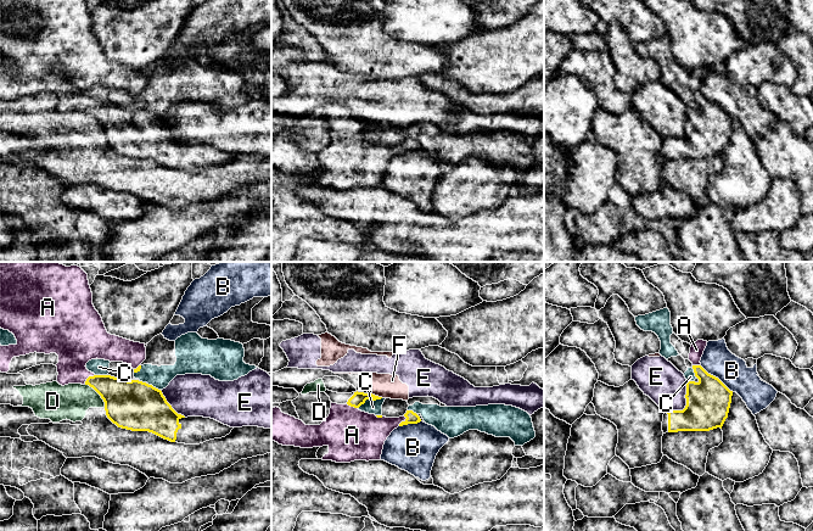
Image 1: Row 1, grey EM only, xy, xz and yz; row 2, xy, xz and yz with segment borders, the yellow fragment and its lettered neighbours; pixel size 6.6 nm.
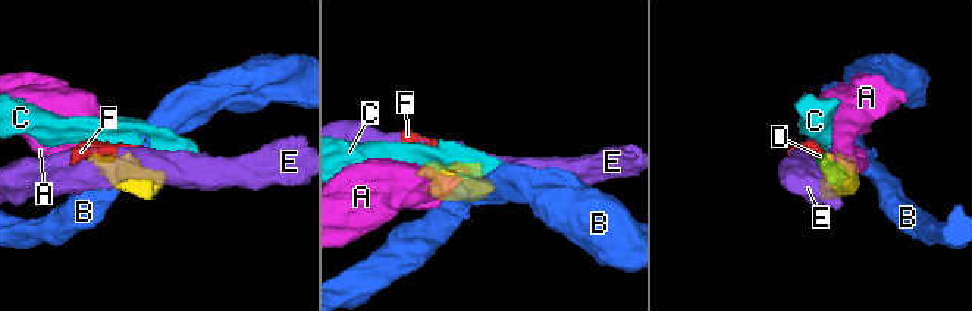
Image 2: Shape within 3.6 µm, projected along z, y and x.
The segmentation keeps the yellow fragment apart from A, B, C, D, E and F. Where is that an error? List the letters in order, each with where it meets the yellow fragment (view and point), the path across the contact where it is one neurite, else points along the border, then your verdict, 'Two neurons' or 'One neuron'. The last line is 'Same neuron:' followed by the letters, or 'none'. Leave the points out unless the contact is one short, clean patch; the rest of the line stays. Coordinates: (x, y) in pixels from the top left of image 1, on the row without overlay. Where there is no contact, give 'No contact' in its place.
A: Touches yellow at xy (88, 105). One neuron
B: Touches yellow at yz (717, 105). Boundary: yz (700, 93), (733, 118). Two neurons
C: Touches yellow at xz (369, 126). Two neurons
D: Touches yellow at xy (99, 121). Boundary: xy (85, 111), (100, 123), (105, 134). Two neurons
E: Touches yellow at yz (687, 130). Two neurons
F: Touches yellow at xz (377, 123). Boundary: xz (371, 121), (382, 124). Two neurons
Same neuron: A

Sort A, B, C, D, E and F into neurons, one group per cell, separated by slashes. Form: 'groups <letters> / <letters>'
groups A / B / C / D / E F

